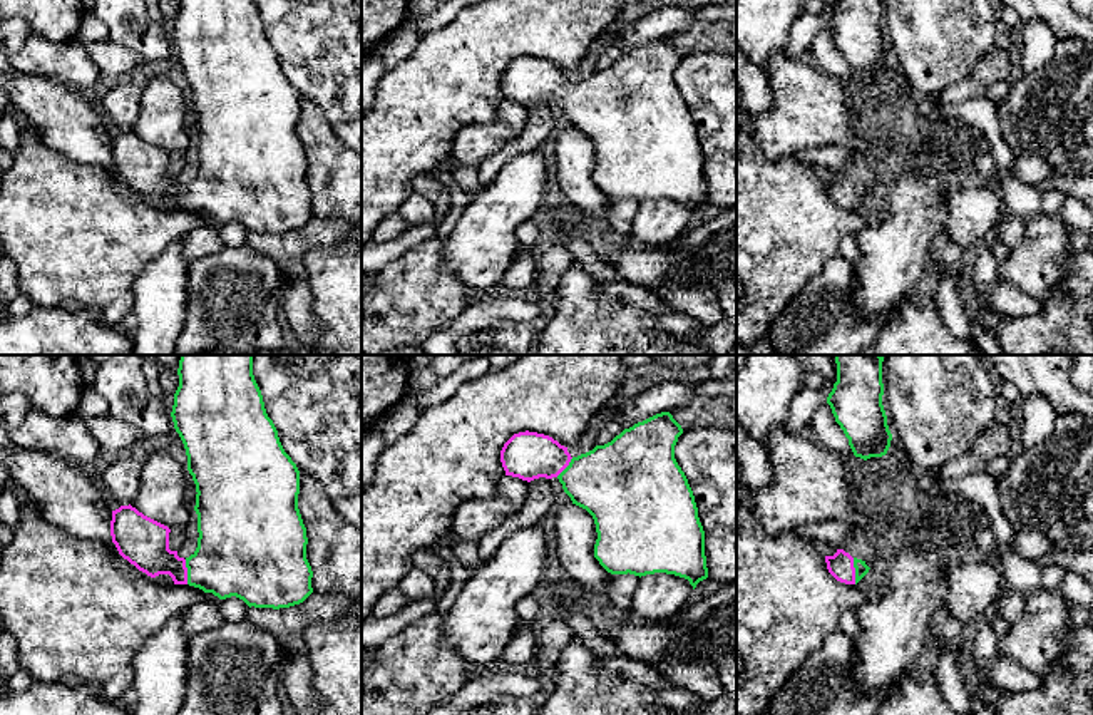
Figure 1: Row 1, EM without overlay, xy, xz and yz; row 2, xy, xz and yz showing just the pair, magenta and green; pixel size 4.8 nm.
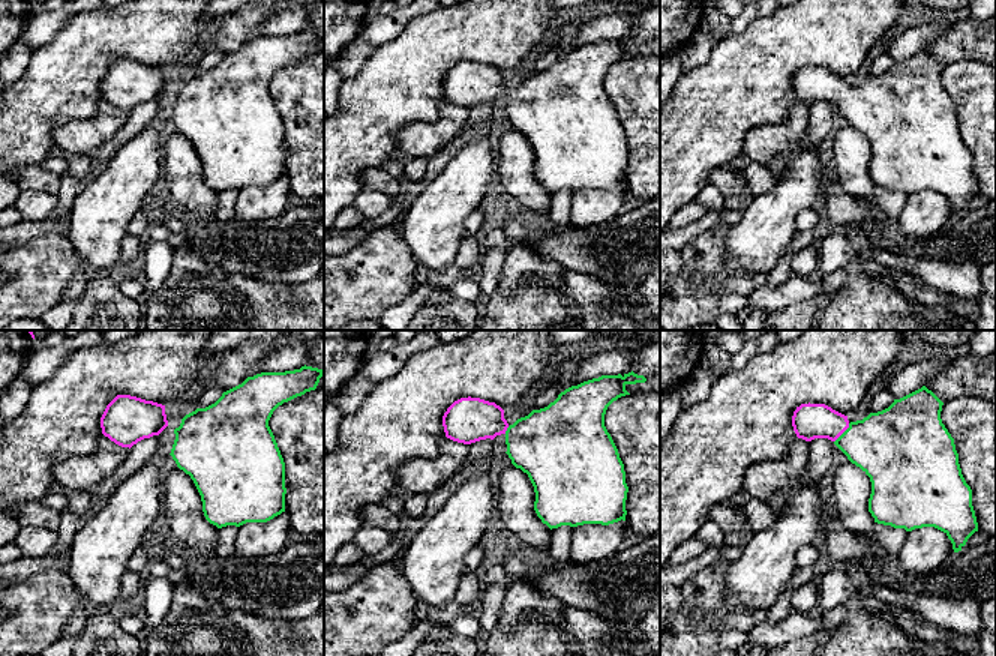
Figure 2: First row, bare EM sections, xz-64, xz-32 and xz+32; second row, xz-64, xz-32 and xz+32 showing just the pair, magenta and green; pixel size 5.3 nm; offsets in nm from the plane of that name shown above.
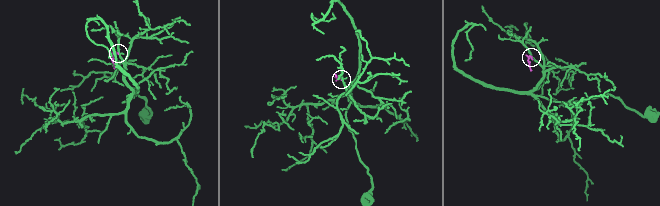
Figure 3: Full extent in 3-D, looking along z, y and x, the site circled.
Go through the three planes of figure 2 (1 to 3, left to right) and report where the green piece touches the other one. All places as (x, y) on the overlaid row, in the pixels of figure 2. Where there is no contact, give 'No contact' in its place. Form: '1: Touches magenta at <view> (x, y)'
1: No contact
2: Touches magenta at xz-32 (506, 430)
3: Touches magenta at xz+32 (843, 431)

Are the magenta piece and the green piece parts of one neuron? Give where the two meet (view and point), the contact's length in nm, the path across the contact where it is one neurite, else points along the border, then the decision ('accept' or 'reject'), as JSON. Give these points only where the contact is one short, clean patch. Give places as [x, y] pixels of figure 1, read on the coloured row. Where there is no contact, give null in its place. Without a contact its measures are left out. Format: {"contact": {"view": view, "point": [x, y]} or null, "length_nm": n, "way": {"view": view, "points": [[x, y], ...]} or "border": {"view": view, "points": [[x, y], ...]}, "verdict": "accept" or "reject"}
{"contact": {"view": "yz", "point": [854, 571]}, "length_nm": 130, "way": {"view": "yz", "points": [[841, 565], [854, 571], [861, 568]]}, "verdict": "accept"}

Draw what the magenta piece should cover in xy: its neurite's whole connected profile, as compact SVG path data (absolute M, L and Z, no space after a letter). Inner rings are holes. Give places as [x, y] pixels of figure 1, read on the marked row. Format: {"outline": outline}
{"outline": "M181 355L172 422L196 484L198 548L189 558L169 549L171 529L136 507L112 511L110 536L119 554L151 578L169 574L219 599L236 596L249 608L290 608L311 593L306 527L298 509L300 471L285 452L253 375L253 355Z"}

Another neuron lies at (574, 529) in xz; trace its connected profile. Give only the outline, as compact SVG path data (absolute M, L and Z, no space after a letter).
M571 502L557 511L554 534L561 574L589 593L604 594L608 571L594 558L598 532L593 516Z

